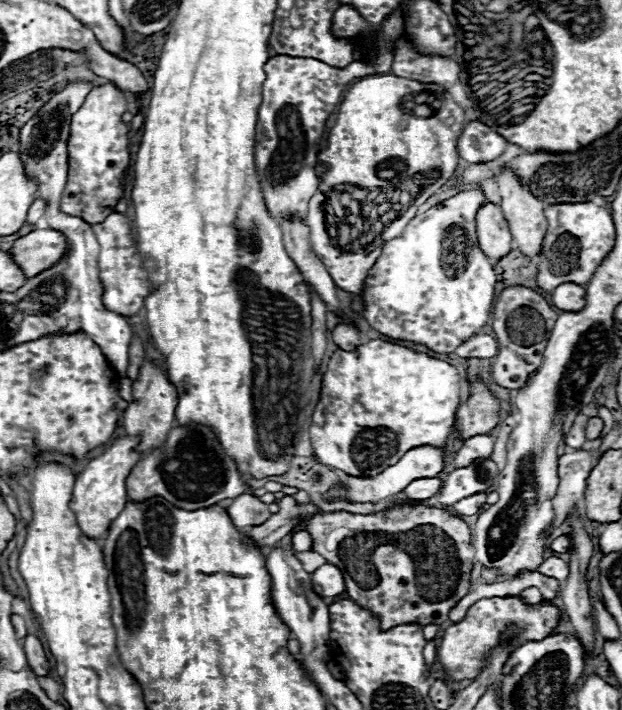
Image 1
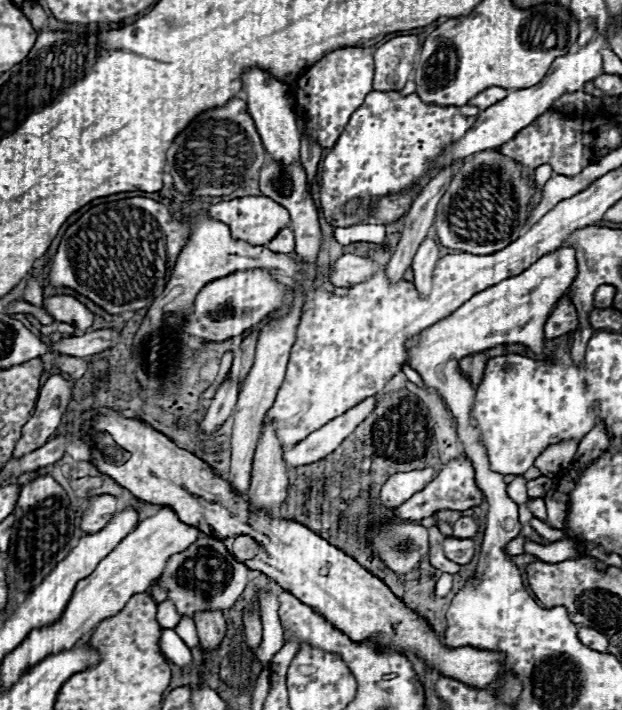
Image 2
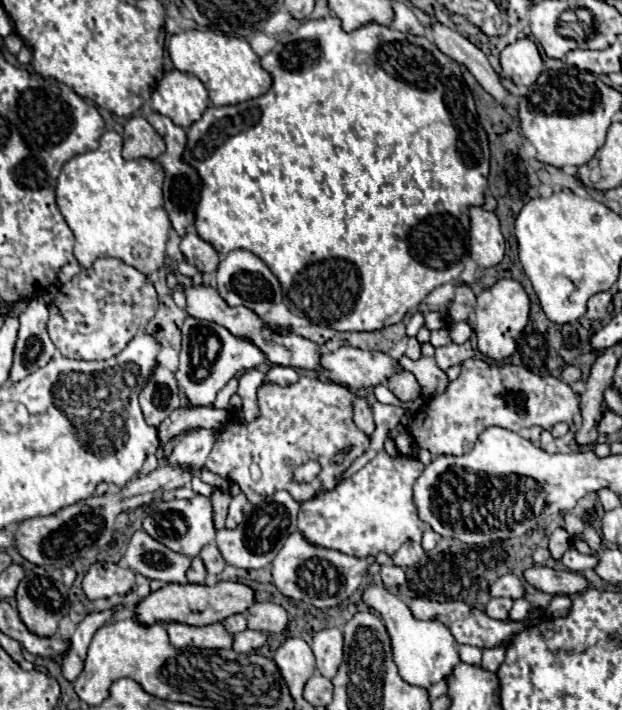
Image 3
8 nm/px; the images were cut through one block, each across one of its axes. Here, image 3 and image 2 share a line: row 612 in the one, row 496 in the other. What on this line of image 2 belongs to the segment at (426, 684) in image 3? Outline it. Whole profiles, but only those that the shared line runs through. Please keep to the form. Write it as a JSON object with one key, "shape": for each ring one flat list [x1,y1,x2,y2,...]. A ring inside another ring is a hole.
{"shape":[[434,468,392,474,380,490,380,496,378,496,380,504,386,508,398,508,408,498,412,498,416,492,424,490,428,486,428,482,432,482,434,474,436,474]]}

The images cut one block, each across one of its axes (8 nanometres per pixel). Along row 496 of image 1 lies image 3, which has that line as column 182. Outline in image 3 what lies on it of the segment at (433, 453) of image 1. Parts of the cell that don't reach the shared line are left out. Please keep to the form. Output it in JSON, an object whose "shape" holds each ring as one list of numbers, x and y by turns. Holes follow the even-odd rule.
{"shape":[[188,316,182,326,182,352,176,380,194,406,212,406,216,394,228,384,230,378,242,374,244,370,258,368,264,360,266,354,252,340,238,338,220,324,192,320]]}

